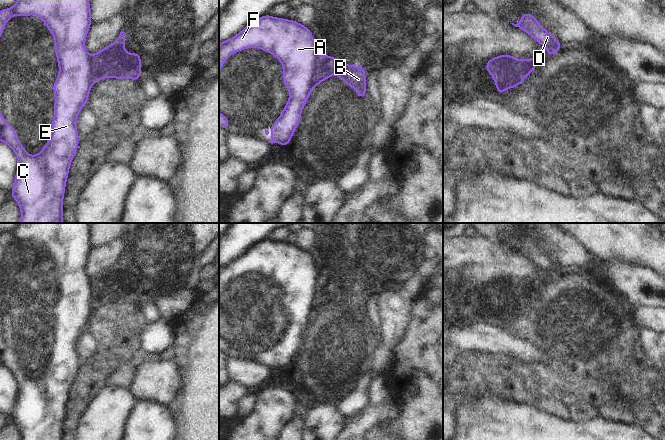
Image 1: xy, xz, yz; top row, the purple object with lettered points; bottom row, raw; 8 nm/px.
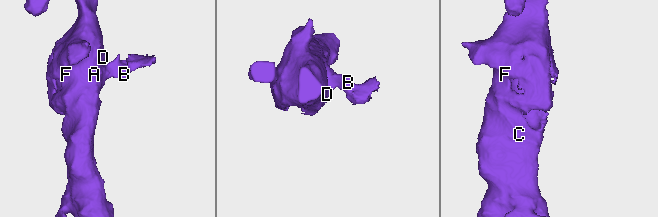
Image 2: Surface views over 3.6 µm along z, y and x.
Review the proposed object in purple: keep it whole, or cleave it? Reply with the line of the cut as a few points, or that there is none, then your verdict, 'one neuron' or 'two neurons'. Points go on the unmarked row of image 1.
cut yz (509, 279), (513, 285), (512, 301), (529, 297); two neurons

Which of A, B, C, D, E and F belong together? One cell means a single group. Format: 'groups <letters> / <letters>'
groups A C D E F / B

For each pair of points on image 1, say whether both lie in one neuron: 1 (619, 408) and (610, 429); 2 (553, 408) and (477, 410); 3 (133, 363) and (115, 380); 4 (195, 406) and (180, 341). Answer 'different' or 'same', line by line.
1: different
2: different
3: same
4: same

